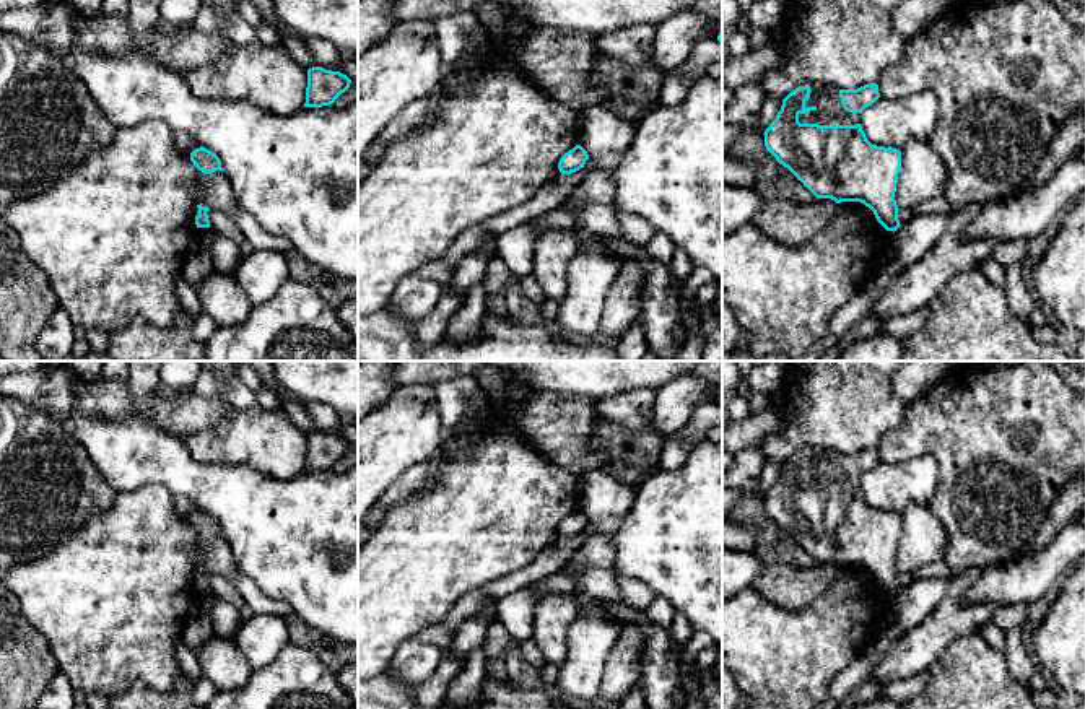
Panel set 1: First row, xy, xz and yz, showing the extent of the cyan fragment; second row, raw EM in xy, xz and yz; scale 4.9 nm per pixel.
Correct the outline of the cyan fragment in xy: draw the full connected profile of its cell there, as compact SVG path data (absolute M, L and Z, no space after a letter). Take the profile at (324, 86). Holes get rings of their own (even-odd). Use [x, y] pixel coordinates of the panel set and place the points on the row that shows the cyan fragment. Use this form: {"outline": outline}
{"outline": "M312 67L307 70L307 88L304 107L330 106L350 88L351 80L340 73Z"}

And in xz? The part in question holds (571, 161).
{"outline": "M576 145L573 150L561 156L558 169L563 174L571 174L584 167L587 159L589 159L587 151L581 145Z"}

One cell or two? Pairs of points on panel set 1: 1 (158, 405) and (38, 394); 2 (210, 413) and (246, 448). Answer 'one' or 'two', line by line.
1: one
2: two

